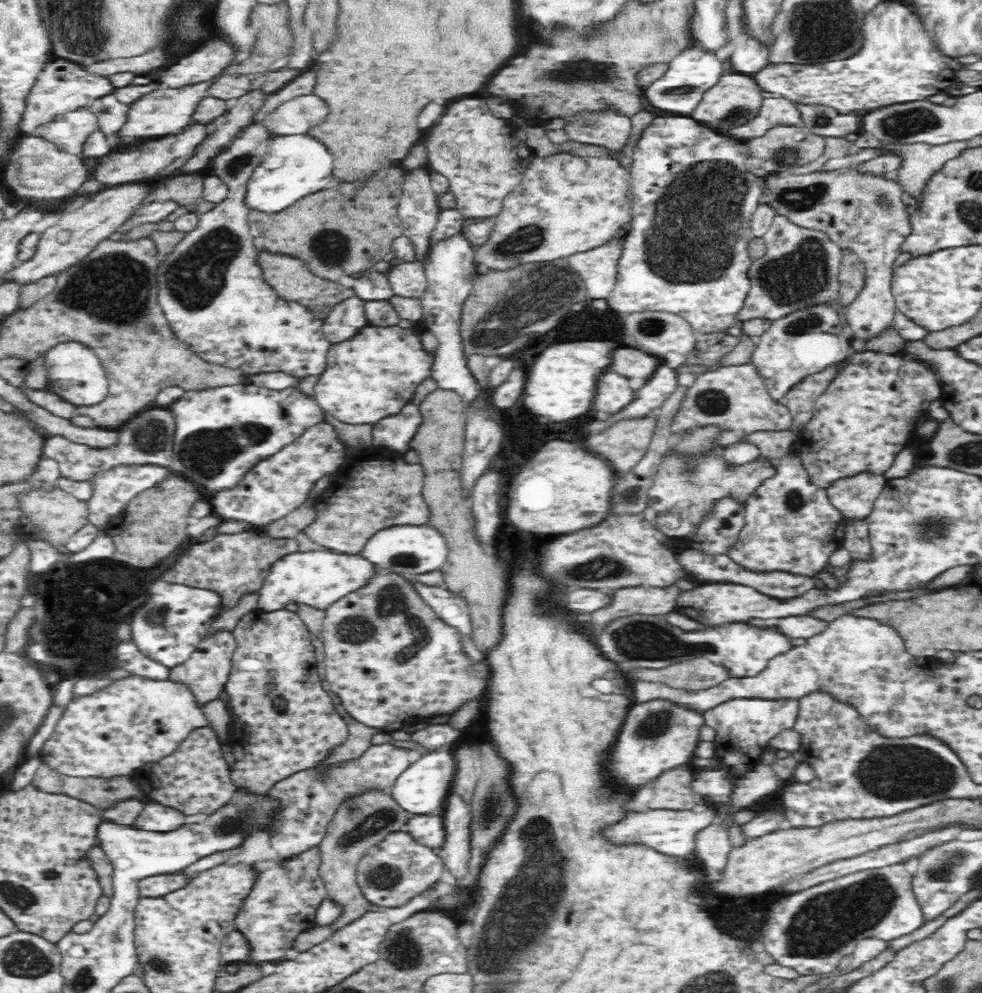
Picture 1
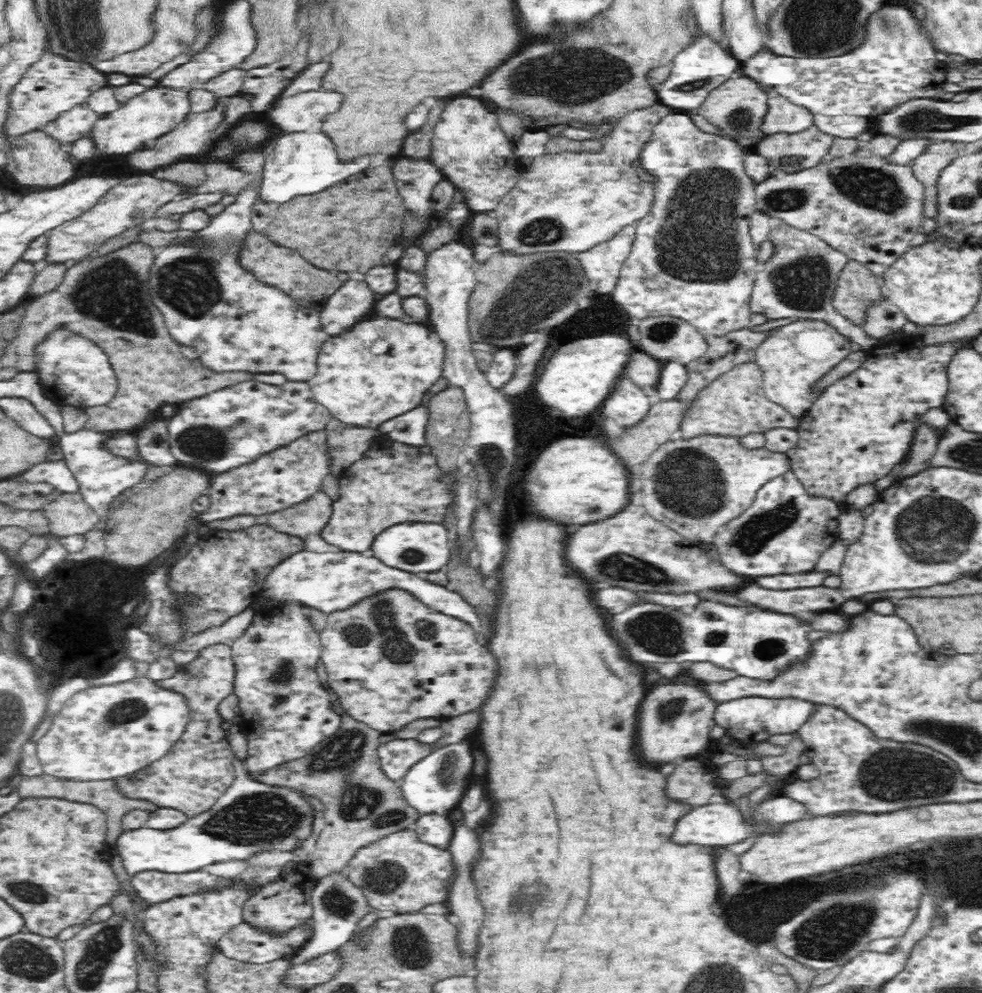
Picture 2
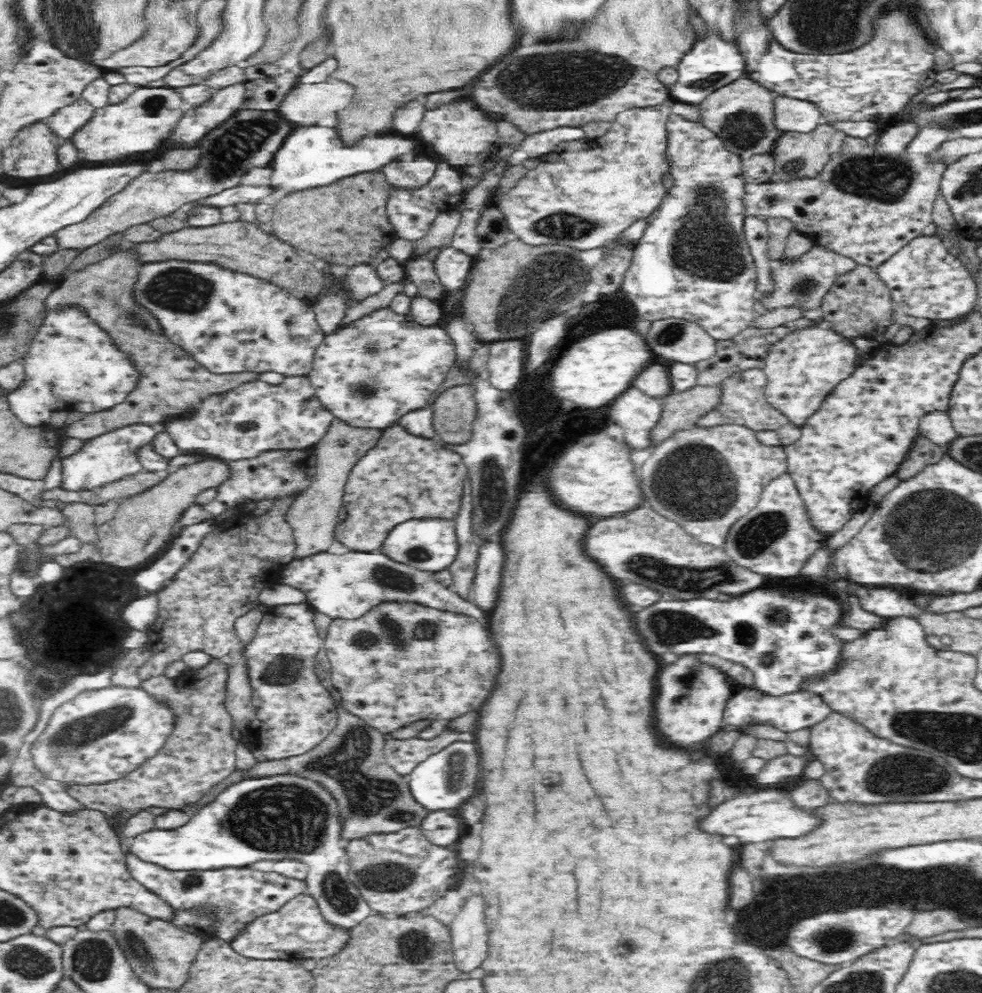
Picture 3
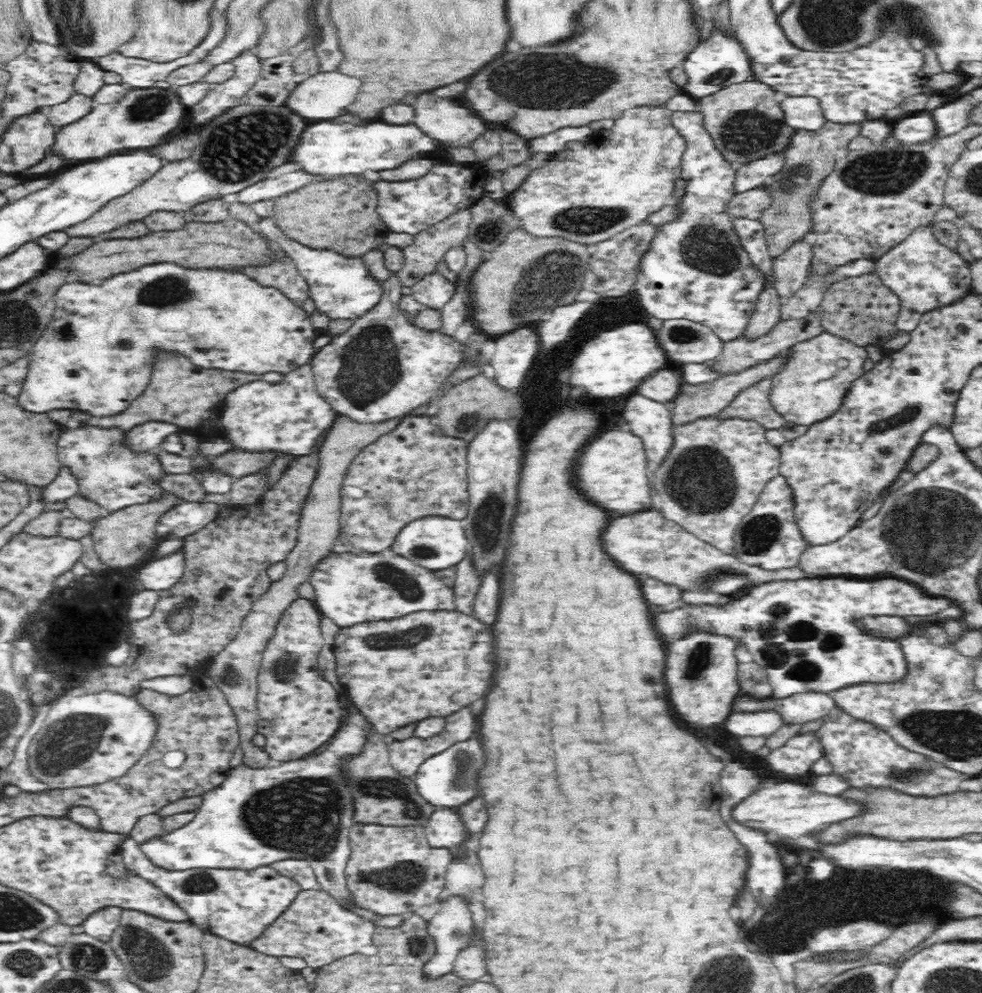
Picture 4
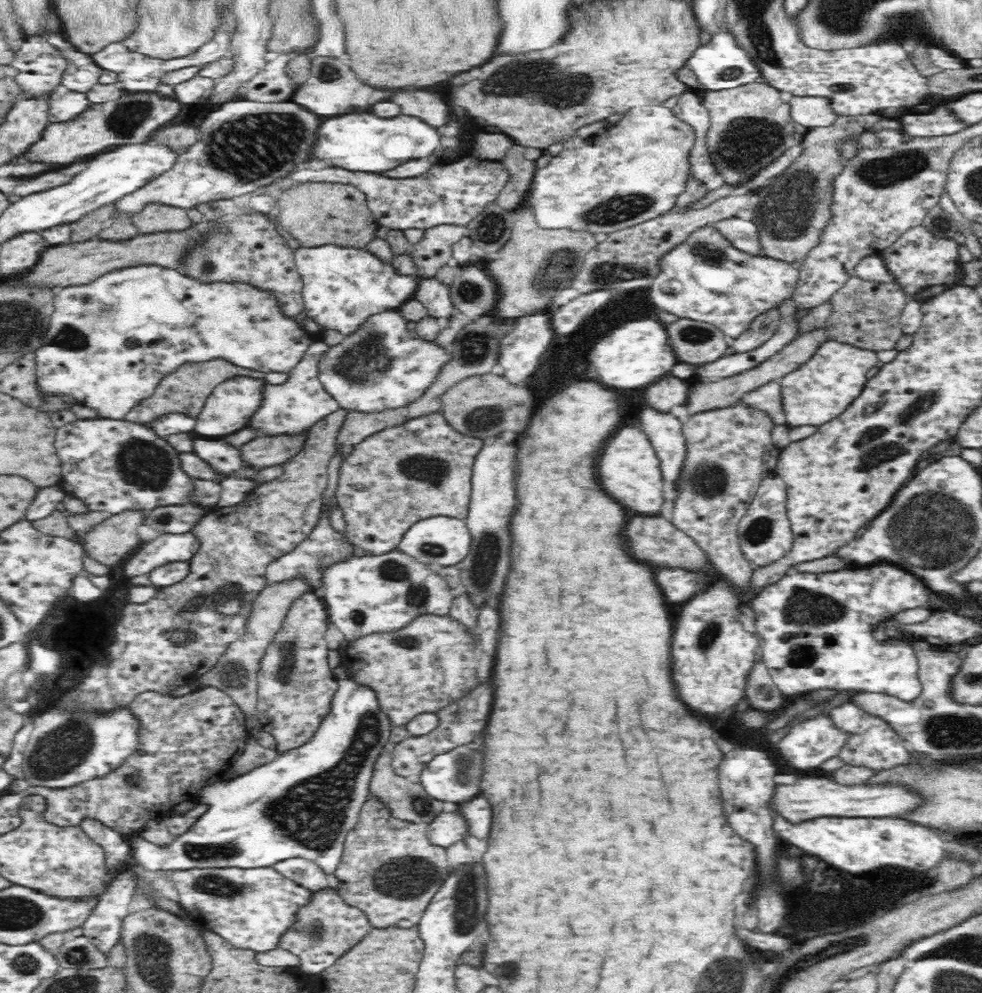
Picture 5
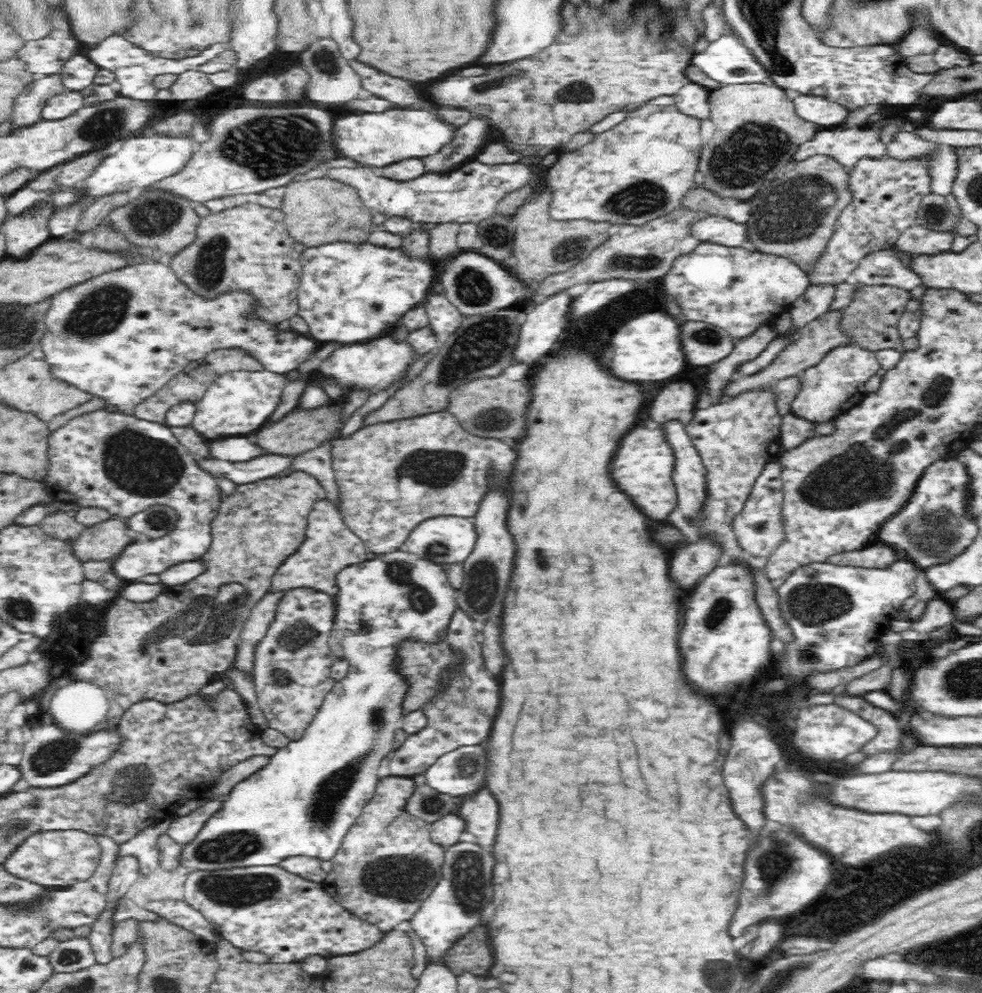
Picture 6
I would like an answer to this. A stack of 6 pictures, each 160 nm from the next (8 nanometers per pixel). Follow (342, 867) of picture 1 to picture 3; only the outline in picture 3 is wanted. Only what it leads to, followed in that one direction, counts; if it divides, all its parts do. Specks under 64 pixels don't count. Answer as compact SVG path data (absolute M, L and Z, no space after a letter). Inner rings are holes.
M338 704L338 726L326 735L326 738L318 743L312 750L306 752L306 754L292 756L285 759L266 761L262 763L256 763L252 768L248 770L235 770L231 776L228 776L221 784L214 787L210 791L210 796L204 796L198 804L192 804L192 806L186 806L182 808L183 812L192 811L195 813L198 809L204 805L212 802L212 799L223 789L228 788L232 784L237 784L242 780L258 779L258 778L273 778L274 776L291 775L298 777L298 779L305 779L308 781L316 782L316 785L322 787L328 794L335 800L337 809L339 812L339 838L341 838L344 844L350 842L350 840L362 840L366 836L390 834L392 832L398 832L402 828L419 827L426 816L426 810L420 806L411 795L406 777L398 775L393 768L388 766L385 759L384 752L384 735L368 726L362 719L348 713L341 704ZM400 814L410 814L412 818L410 820L400 820L398 816Z

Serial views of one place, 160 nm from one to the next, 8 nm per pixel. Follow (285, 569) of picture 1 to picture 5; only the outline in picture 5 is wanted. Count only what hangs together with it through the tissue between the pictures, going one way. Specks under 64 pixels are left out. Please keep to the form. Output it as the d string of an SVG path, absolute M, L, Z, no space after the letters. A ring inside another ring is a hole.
M390 552L382 556L360 556L345 553L334 563L321 570L322 600L326 607L327 619L345 635L346 641L364 636L366 632L393 631L407 625L414 617L427 614L448 615L454 596L450 586L440 578L437 568L422 564L403 552Z

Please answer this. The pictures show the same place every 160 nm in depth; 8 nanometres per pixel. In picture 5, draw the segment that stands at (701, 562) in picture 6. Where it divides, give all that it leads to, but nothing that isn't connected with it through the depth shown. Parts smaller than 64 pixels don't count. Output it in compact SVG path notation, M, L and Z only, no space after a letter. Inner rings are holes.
M656 568L654 572L654 582L670 604L680 604L684 600L688 602L688 598L700 592L702 587L697 580L698 575L679 568Z

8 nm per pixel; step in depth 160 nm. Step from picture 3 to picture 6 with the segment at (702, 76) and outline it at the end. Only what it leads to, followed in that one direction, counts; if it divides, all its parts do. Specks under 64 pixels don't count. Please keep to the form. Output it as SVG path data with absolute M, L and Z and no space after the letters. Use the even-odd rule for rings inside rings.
M724 34L711 42L704 52L692 58L692 64L725 86L770 82L766 70L734 34Z

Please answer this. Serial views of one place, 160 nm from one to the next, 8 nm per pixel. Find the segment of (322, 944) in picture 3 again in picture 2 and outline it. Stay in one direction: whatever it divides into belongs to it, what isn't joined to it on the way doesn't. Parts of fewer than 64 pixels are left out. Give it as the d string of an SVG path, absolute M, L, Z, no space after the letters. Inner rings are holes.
M311 921L304 927L294 928L285 936L266 935L243 923L231 928L222 936L218 941L217 950L226 958L264 964L293 955L310 940L312 935Z

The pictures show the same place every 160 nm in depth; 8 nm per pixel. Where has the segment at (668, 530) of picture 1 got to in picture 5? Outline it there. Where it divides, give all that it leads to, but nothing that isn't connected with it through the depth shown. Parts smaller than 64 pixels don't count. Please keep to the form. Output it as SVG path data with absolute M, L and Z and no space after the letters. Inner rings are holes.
M739 403L692 415L681 424L686 452L674 484L676 501L672 522L709 554L723 578L741 593L743 602L757 592L749 592L754 567L741 552L737 528L762 480L776 472L781 449L774 446L771 439L774 427L767 414Z

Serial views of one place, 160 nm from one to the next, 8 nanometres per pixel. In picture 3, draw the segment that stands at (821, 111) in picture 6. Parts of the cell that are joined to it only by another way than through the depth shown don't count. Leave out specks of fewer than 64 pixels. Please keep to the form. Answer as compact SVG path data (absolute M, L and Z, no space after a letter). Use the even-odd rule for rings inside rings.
M778 96L773 102L773 125L782 133L812 132L823 121L821 112L812 102Z

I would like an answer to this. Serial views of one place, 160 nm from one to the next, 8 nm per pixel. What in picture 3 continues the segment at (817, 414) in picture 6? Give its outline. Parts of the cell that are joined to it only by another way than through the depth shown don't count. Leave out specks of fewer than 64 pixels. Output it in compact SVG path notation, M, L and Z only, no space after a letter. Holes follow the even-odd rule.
M810 324L789 332L767 348L762 368L767 376L765 399L787 416L789 422L801 426L818 410L824 397L854 372L856 350L849 338L822 324Z

